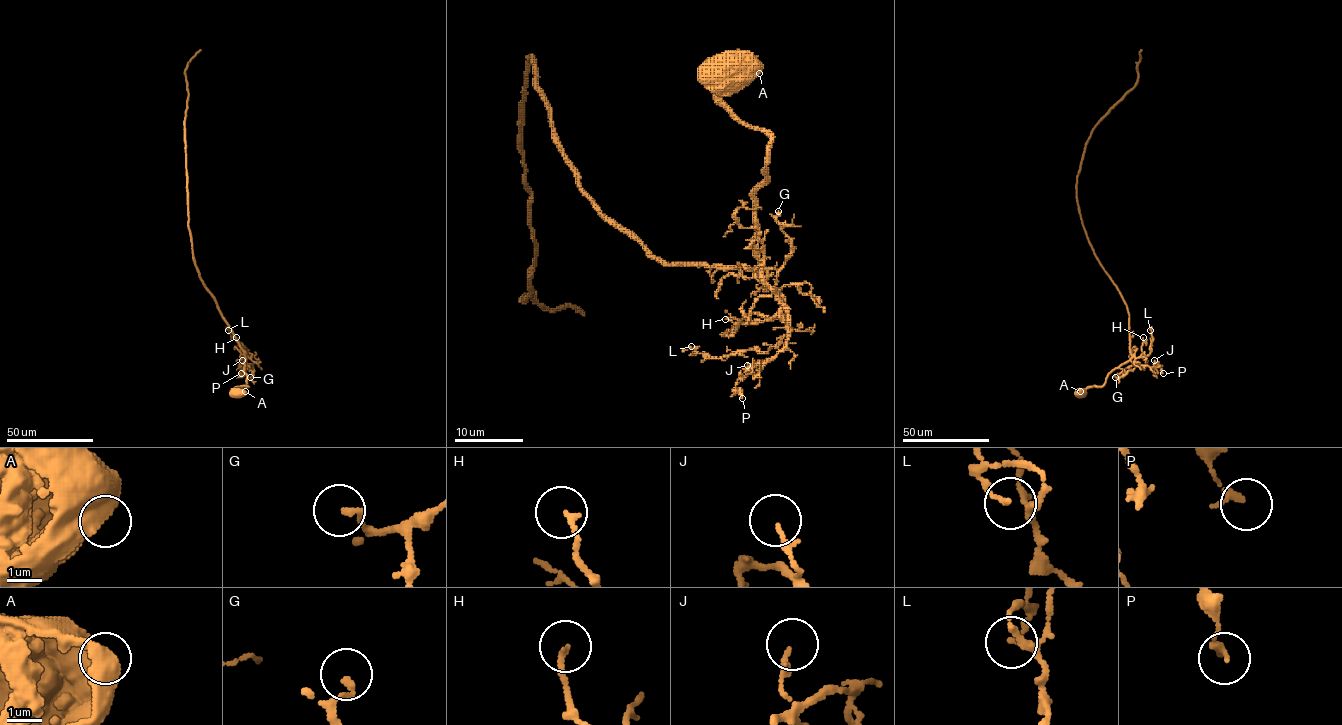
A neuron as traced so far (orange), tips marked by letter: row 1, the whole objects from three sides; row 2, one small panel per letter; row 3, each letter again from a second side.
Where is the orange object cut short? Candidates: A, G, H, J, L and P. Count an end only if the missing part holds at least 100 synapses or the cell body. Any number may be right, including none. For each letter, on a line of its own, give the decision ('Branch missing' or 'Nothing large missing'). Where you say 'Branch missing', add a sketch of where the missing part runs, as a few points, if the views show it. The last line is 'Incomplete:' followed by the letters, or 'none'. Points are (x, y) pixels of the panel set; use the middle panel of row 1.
A: Nothing large missing
G: Nothing large missing
H: Nothing large missing
J: Nothing large missing
L: Nothing large missing
P: Nothing large missing
Incomplete: none

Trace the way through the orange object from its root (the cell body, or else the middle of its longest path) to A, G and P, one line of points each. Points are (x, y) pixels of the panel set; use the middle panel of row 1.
A: (720, 68), (718, 63), (732, 63), (746, 77), (759, 73)
G: (720, 68), (718, 97), (770, 138), (754, 255), (775, 290), (792, 250), (778, 211)
P: (720, 68), (718, 97), (770, 138), (754, 255), (787, 314), (787, 343), (737, 381), (742, 398)

